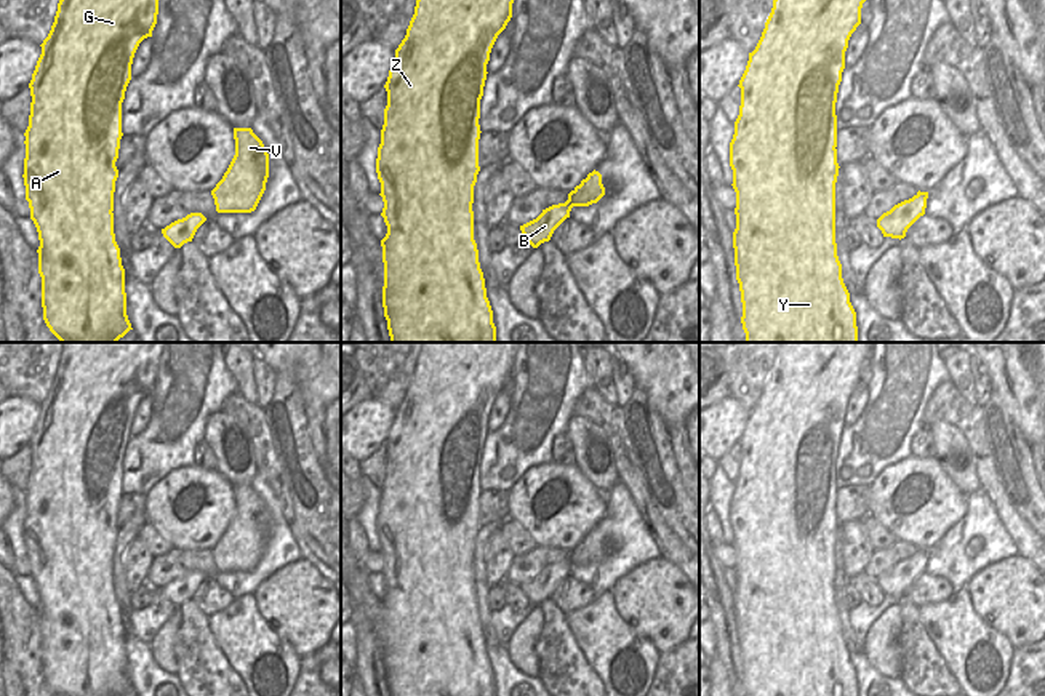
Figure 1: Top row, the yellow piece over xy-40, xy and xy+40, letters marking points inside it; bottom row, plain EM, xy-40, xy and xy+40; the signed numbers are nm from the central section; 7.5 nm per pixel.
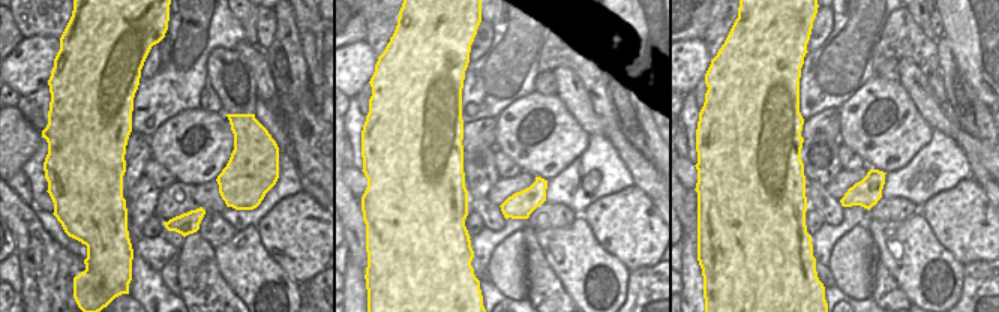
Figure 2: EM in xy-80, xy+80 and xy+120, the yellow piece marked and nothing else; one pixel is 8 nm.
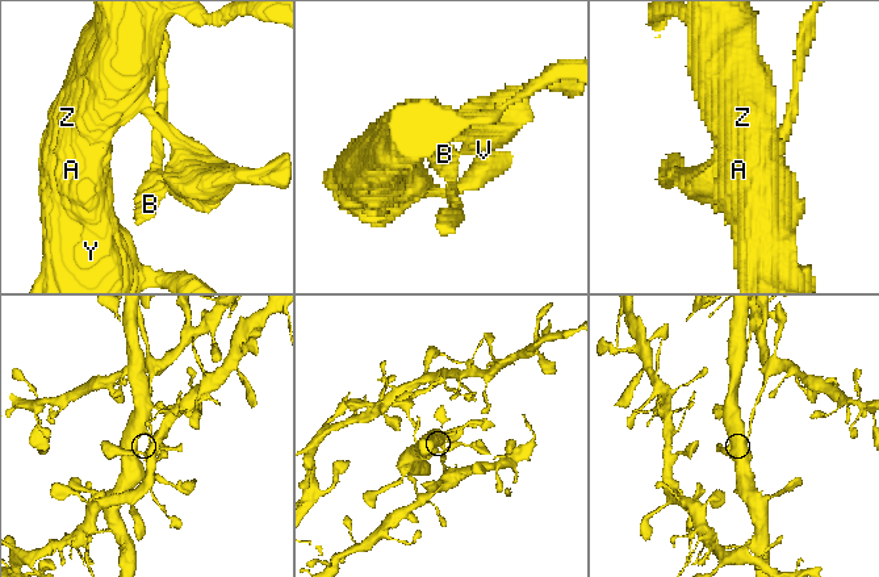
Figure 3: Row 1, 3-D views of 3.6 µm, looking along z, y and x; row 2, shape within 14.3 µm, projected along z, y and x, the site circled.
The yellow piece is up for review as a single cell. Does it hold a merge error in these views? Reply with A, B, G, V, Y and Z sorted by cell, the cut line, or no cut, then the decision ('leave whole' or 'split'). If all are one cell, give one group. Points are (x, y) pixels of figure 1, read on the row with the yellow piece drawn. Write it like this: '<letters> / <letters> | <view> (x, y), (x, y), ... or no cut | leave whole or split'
A G V Y Z / B | xy (568, 199), (572, 207) | split

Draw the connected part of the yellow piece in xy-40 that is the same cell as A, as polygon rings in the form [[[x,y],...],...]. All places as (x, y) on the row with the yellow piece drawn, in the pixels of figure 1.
[[[59,0],[30,88],[24,186],[40,246],[43,320],[61,342],[117,342],[131,328],[125,269],[114,234],[122,102],[139,43],[152,37],[158,0]]]

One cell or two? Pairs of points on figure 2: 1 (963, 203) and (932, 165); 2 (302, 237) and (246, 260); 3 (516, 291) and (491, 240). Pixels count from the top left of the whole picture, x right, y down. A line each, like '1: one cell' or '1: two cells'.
1: two cells
2: two cells
3: two cells

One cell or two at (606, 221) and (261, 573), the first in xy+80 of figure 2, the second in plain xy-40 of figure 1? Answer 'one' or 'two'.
two

